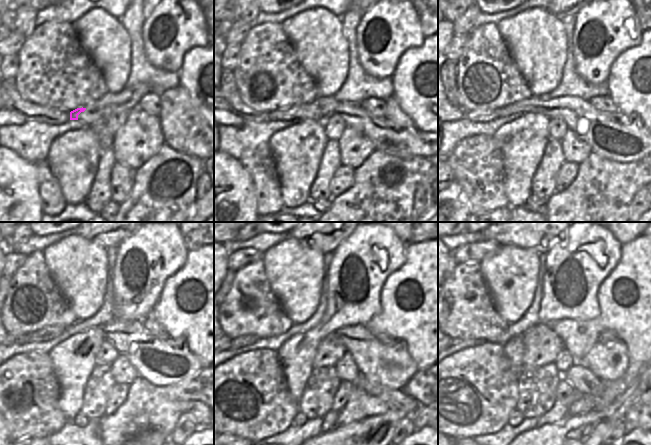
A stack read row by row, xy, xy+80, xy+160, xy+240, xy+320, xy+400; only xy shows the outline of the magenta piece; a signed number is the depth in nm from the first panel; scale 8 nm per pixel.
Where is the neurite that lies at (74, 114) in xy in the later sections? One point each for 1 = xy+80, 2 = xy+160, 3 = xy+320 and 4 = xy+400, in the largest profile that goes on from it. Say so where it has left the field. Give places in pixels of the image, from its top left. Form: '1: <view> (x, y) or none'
1: xy+80 (296, 112)
2: xy+160 (616, 137)
3: xy+320 (392, 366)
4: xy+400 (609, 362)

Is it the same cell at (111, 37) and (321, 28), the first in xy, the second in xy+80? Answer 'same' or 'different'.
same

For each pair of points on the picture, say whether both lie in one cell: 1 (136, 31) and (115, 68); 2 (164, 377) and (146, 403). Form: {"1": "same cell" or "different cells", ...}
{"1": "different cells", "2": "different cells"}

